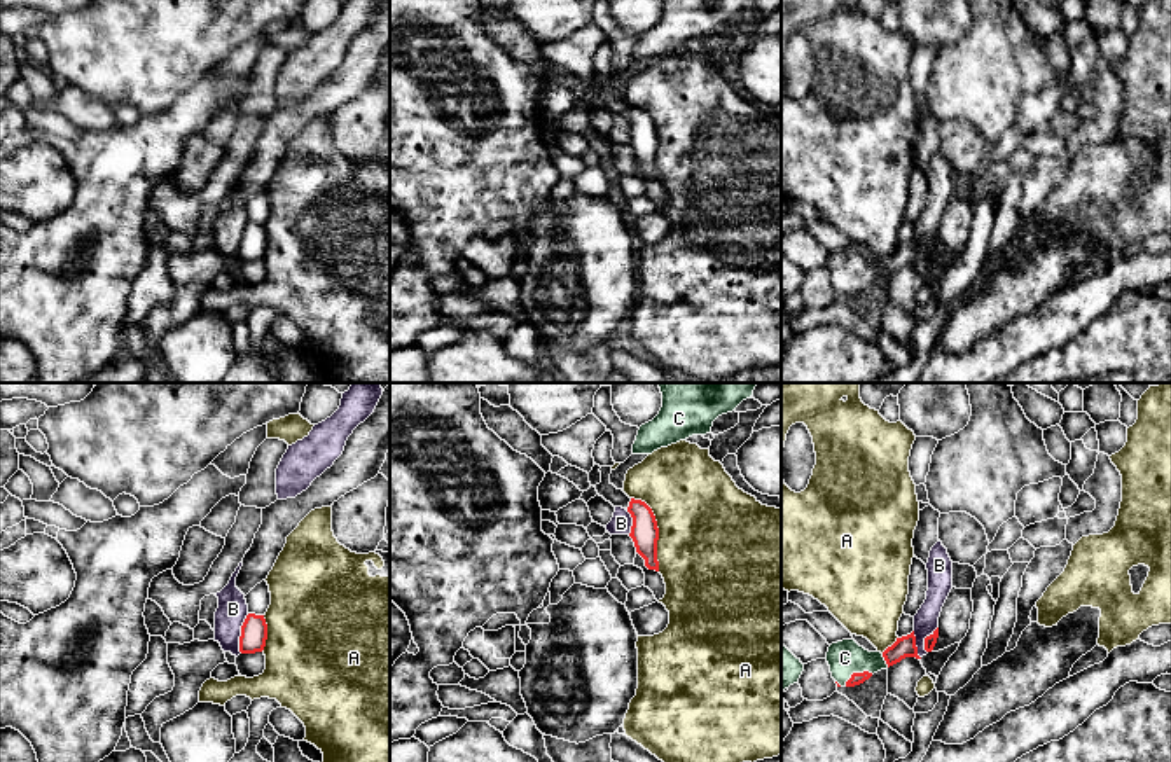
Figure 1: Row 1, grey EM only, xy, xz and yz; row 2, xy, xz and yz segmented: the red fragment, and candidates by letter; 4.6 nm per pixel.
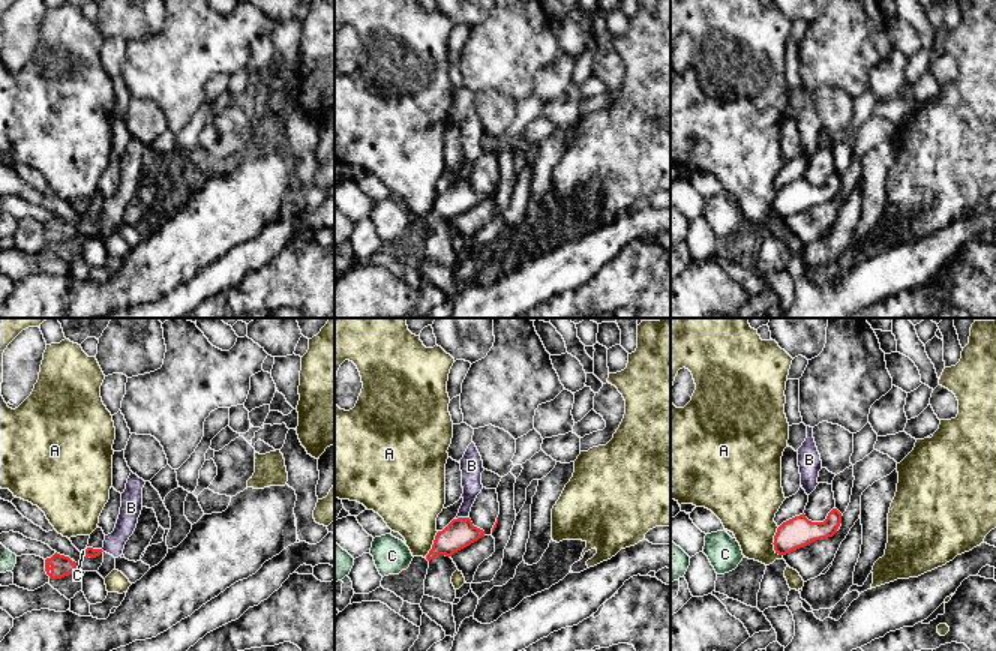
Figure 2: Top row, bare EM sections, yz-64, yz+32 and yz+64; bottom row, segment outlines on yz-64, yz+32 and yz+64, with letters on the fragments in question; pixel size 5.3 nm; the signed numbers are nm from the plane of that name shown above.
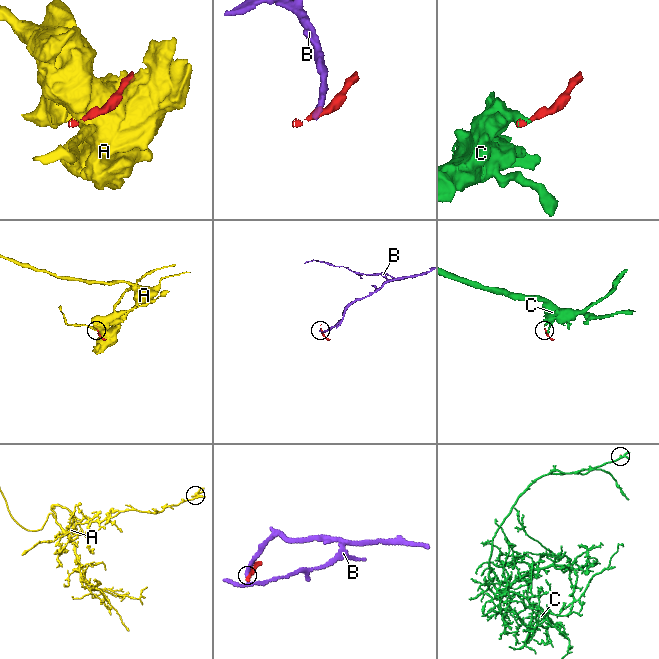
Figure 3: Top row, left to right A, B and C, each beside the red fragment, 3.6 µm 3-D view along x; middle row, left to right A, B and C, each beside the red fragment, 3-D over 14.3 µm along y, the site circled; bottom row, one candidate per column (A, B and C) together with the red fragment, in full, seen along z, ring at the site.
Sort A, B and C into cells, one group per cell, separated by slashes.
A / B / C

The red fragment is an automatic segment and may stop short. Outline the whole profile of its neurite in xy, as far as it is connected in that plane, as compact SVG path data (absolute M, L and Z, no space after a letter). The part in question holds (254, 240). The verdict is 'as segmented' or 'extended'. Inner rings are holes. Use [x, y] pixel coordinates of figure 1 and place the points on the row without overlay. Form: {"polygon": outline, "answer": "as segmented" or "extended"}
{"polygon": "M248 222L239 245L239 260L255 262L262 260L267 248L267 232L264 224Z", "answer": "as segmented"}

